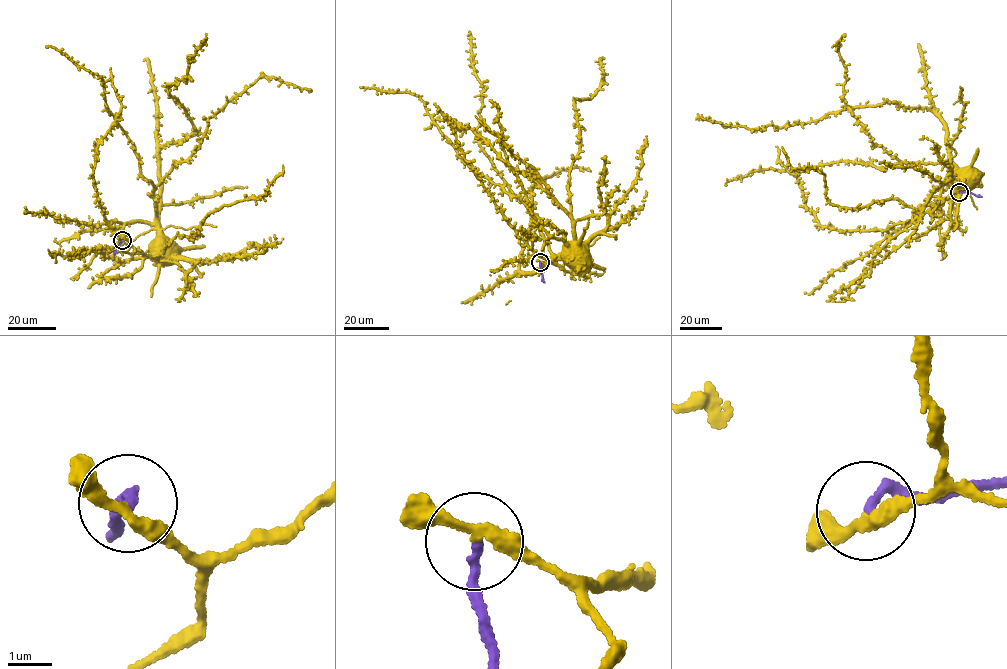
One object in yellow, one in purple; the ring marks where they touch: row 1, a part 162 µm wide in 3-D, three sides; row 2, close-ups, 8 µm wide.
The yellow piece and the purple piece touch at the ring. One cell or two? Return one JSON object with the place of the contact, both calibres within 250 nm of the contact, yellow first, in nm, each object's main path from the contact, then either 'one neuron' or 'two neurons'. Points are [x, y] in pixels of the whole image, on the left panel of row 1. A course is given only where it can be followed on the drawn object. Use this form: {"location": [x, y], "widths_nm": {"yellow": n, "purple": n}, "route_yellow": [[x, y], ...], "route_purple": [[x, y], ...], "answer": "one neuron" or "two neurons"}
{"location": [122, 240], "widths_nm": {"yellow": 260, "purple": 190}, "route_yellow": [[122, 240], [128, 244], [139, 235], [156, 229], [157, 242]], "route_purple": [[122, 240], [115, 255]], "answer": "two neurons"}

